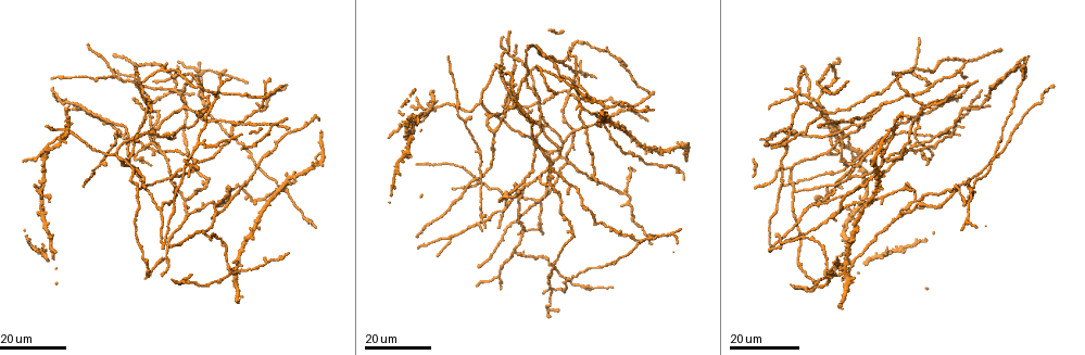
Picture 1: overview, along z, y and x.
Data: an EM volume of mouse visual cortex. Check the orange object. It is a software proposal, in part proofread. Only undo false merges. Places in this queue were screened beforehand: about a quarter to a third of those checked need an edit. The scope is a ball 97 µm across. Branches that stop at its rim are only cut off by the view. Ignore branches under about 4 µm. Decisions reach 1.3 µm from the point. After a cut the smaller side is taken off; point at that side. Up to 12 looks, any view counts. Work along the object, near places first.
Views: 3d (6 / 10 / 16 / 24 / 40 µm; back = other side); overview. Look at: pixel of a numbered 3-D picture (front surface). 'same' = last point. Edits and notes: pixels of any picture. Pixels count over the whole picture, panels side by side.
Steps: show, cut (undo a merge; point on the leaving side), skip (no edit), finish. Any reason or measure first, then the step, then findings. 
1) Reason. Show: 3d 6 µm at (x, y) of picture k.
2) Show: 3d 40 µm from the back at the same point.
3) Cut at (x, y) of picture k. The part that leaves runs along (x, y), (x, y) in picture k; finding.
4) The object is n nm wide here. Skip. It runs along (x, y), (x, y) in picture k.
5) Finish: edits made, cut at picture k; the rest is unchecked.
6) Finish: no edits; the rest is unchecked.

Arms part here. Show: 3d 16 µm at (185, 105) of picture 1.

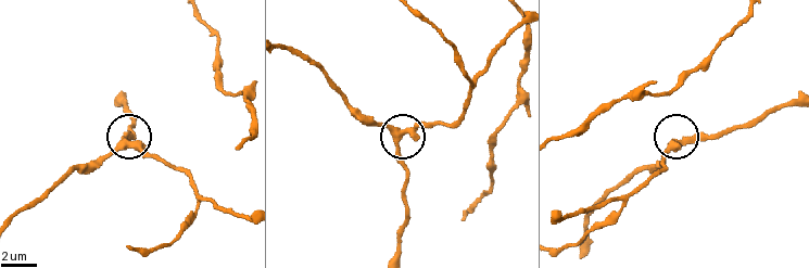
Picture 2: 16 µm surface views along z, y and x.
Show: 3d 6 µm at (399, 140) of picture 2.

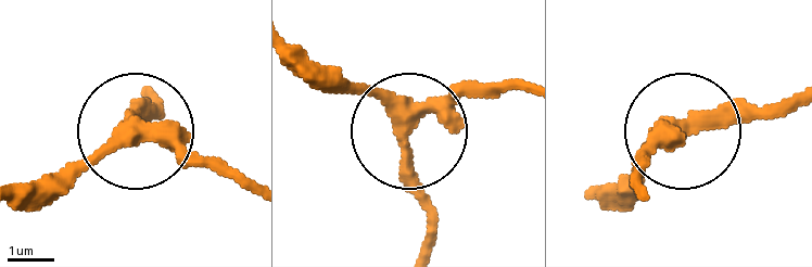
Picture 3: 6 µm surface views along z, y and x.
Skip. It runs along (587, 196), (693, 123), (798, 107) in picture 3; one neuron here.

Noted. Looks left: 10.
Two arms at a narrow angle. Show: 3d 16 µm at (187, 214) of picture 1.

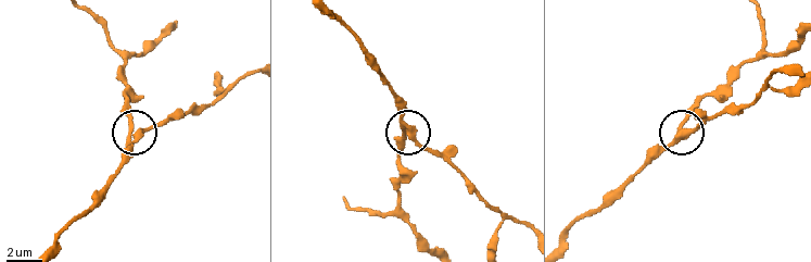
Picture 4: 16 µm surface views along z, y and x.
Zoom in. Show: 3d 6 µm at (133, 127) of picture 4.

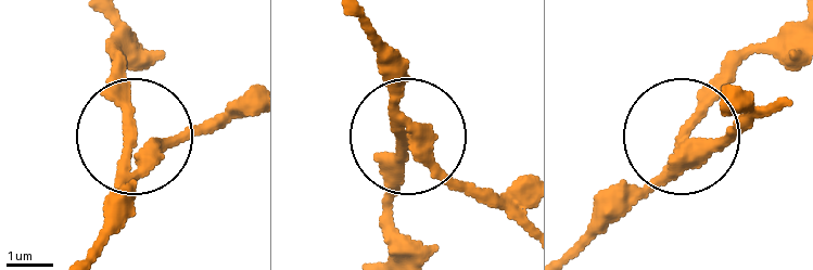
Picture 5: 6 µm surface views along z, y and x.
The object is 300 nm wide here. Skip. It runs along (585, 246), (779, 29) in picture 5; all the same neuron.

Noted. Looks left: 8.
Branch point. Show: 3d 24 µm at (496, 279) of picture 1.

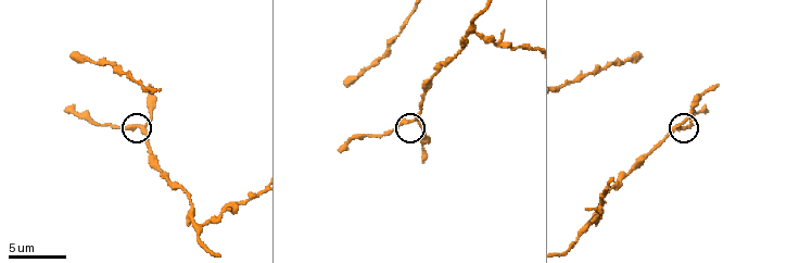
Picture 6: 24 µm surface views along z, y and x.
Show: 3d 6 µm at (416, 121) of picture 6.

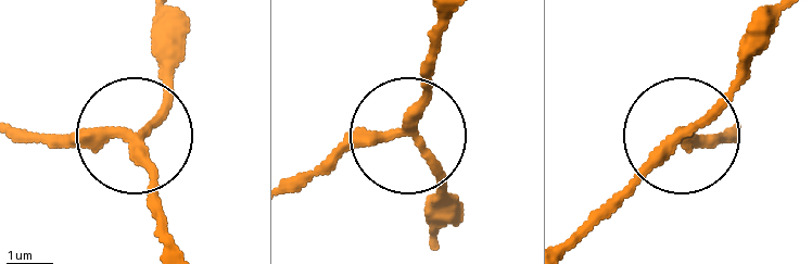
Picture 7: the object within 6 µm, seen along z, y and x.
Skip. It runs along (174, 243), (142, 126), (181, 61) in picture 7; continuous, no second neuron.

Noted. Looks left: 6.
Arms part here. Show: 3d 24 µm at (449, 238) of picture 1.

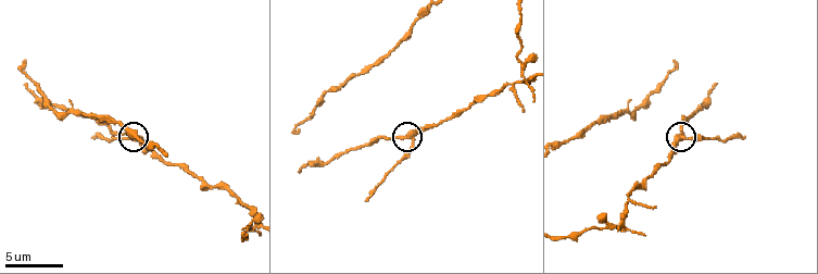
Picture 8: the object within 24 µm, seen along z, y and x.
Show: 3d 10 µm at (683, 139) of picture 8.

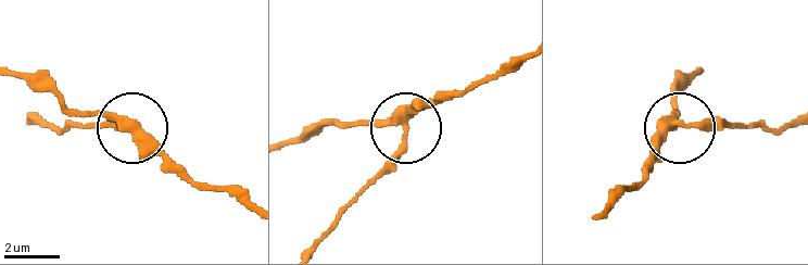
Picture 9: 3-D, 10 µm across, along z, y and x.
The object is 280 nm wide here. Skip. One neuron here.

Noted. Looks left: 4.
Three arms meet. Show: 3d 16 µm at (870, 115) of picture 1.

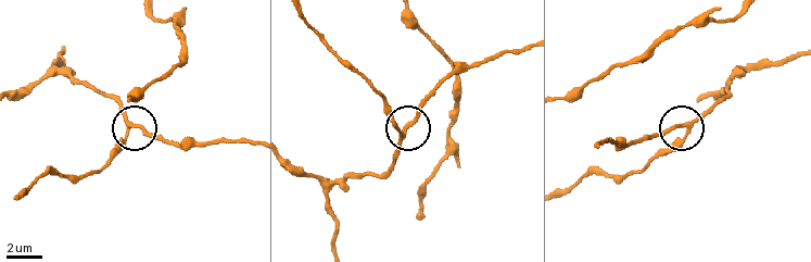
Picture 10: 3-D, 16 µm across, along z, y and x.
Show: 3d 6 µm at (128, 128) of picture 10.

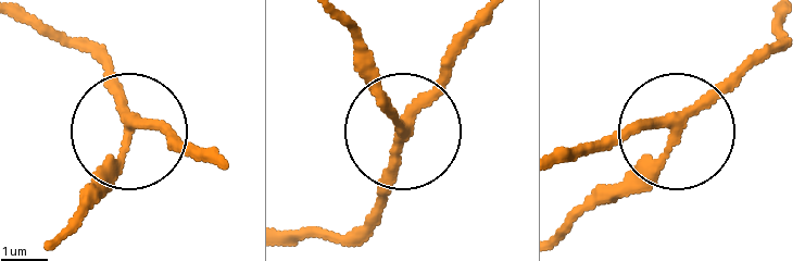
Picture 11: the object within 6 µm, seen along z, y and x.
Other side. Show: 3d 6 µm from the back at (130, 132) of picture 11.

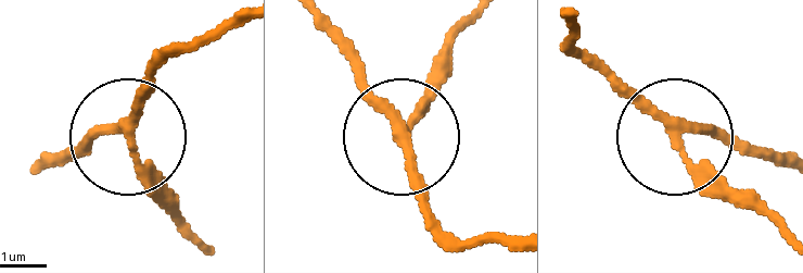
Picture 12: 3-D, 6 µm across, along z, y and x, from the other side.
3 arms meet here. Skip. It runs along (572, 28), (580, 56), (735, 200) in picture 12; continuous, no second neuron.

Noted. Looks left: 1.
Finish: no edits; the rest is unchecked.

